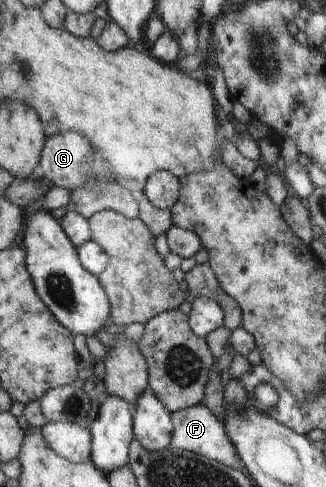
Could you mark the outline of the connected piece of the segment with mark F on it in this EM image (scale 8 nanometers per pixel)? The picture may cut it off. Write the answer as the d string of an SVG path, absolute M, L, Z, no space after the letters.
M202 404L189 407L185 410L171 412L171 420L173 425L172 441L170 447L179 450L188 450L196 454L206 456L216 460L226 467L241 470L244 465L238 457L236 449L228 437L224 424L221 420L216 419L208 408Z

